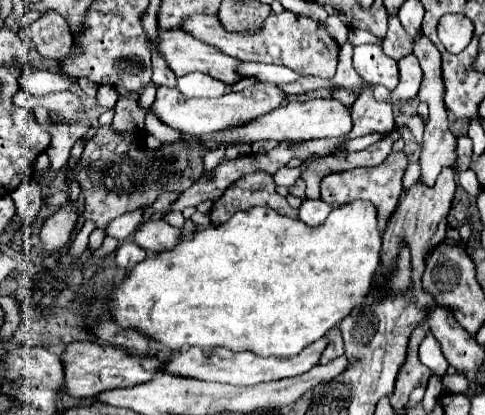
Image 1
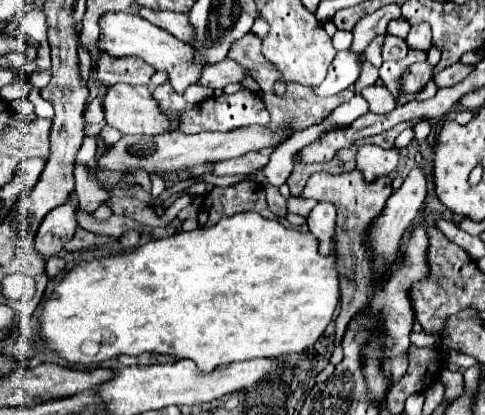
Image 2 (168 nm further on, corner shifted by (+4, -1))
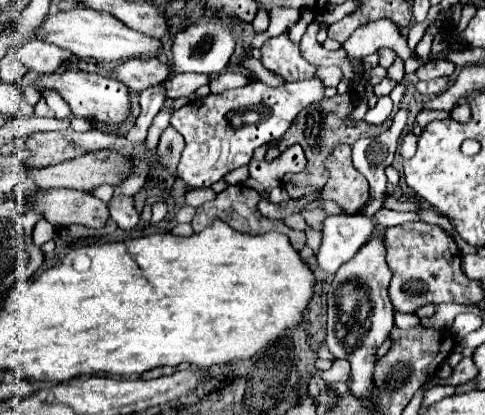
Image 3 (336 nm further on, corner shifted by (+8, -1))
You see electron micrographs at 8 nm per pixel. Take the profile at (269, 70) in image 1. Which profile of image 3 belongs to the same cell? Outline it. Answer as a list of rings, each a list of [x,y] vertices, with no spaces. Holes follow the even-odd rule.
[[[178,74],[176,78],[172,78],[172,82],[166,82],[166,90],[168,90],[168,98],[182,98],[182,96],[192,96],[200,86],[208,84],[210,76],[208,74]]]

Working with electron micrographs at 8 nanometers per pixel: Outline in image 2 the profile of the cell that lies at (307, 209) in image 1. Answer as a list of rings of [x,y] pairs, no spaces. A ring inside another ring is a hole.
[[[320,202],[308,216],[308,228],[320,242],[324,256],[336,252],[336,208],[328,202]]]

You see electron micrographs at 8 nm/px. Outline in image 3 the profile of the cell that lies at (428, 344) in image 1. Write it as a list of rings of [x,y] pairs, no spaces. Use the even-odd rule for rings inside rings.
[[[396,312],[394,316],[395,325],[402,329],[415,327],[420,323],[420,319],[414,314],[401,314]]]

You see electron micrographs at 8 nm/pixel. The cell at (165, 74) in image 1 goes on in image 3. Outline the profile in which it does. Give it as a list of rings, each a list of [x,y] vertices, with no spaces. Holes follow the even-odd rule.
[[[170,126],[162,132],[158,142],[158,154],[162,158],[162,166],[168,168],[172,174],[176,174],[176,164],[180,160],[180,154],[184,150],[184,138]]]

